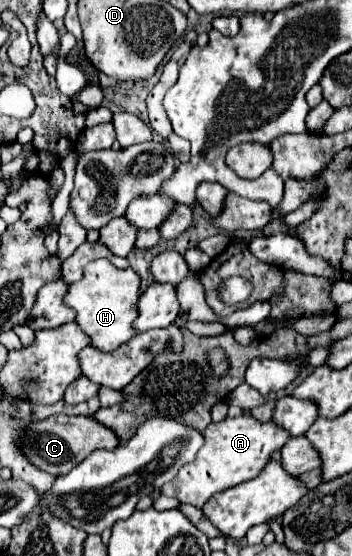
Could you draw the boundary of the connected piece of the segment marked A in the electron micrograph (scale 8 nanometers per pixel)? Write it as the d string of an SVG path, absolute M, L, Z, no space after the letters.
M243 414L239 418L225 418L217 424L211 422L203 430L203 438L205 444L197 452L197 458L191 464L181 466L173 482L167 482L161 488L163 496L173 496L181 504L193 504L201 508L213 494L255 478L265 468L271 454L283 448L283 444L289 440L289 434L285 434L285 430L277 428L273 422L261 424L253 416Z

